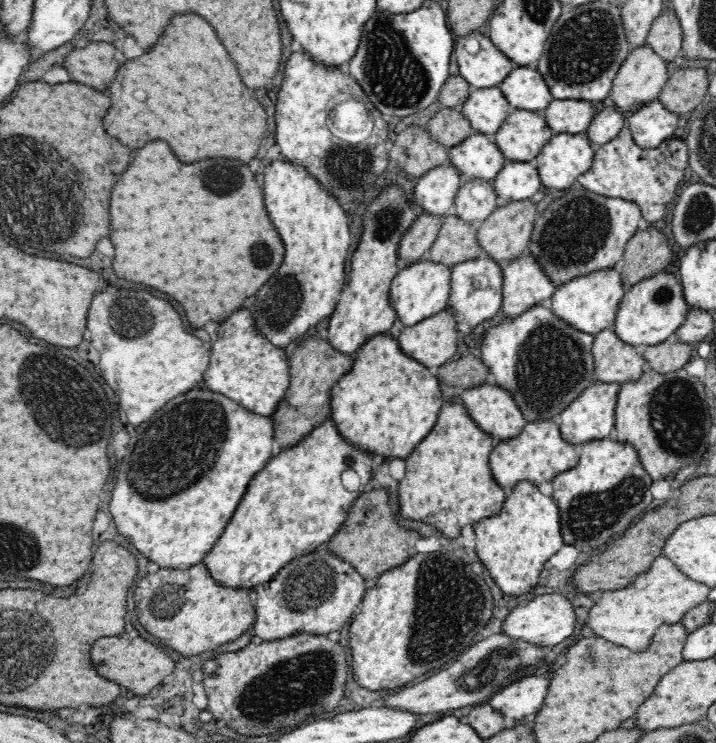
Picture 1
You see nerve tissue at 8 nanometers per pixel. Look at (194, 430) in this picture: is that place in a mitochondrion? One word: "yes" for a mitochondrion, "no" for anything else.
yes

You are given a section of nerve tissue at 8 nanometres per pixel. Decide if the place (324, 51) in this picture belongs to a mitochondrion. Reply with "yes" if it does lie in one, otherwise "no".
no

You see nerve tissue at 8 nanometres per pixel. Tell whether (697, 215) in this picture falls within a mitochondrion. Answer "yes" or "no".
yes

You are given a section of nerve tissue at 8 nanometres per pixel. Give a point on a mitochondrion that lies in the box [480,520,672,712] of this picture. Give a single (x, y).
(590, 658)

